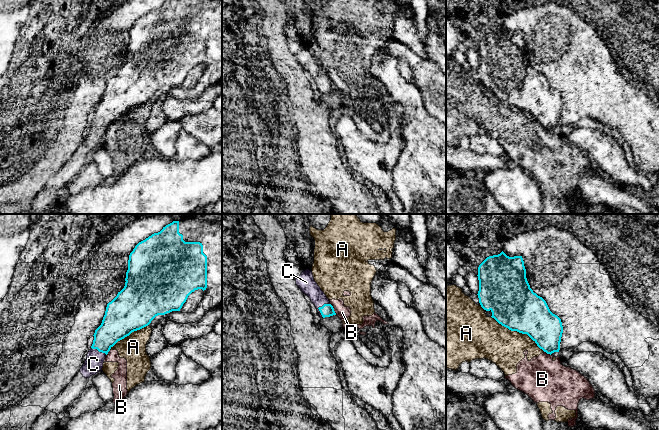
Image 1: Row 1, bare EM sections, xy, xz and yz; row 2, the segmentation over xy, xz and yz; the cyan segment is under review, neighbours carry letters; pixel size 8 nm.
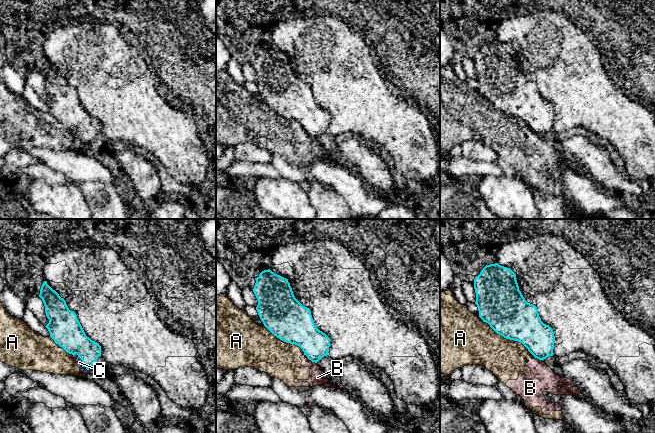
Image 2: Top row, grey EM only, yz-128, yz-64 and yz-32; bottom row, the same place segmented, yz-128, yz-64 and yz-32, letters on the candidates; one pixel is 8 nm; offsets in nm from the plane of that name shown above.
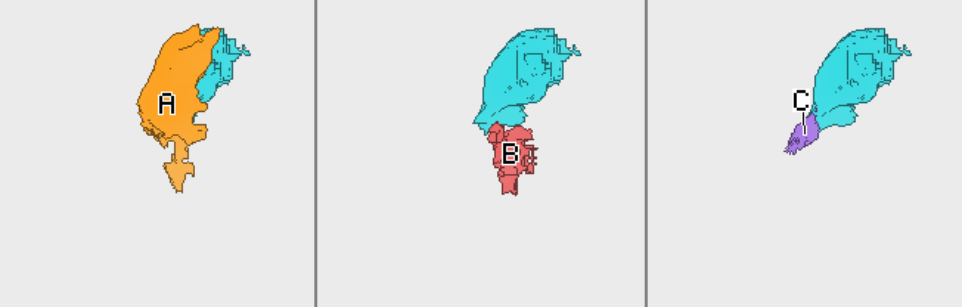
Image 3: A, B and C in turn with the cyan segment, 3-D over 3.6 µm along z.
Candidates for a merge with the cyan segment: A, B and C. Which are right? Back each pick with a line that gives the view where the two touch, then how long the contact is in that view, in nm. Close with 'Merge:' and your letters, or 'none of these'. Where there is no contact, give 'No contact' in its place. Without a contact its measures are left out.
C: Touches cyan in xz. Shared border 130 nm
Merge: C

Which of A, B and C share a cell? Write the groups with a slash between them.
A B / C

